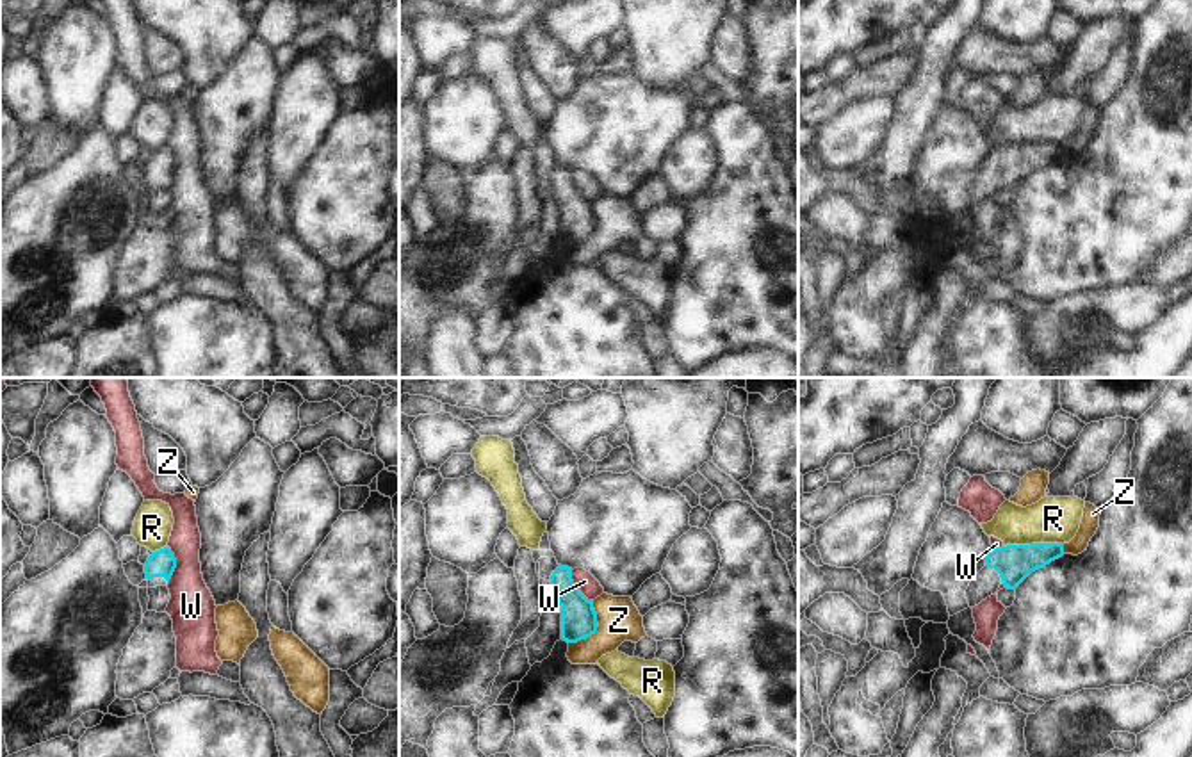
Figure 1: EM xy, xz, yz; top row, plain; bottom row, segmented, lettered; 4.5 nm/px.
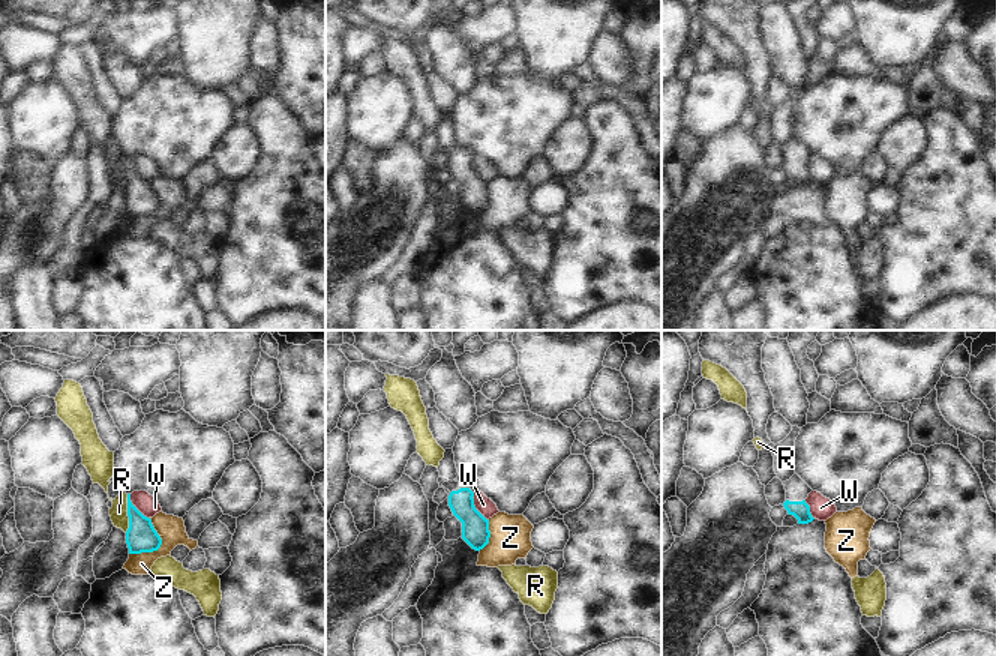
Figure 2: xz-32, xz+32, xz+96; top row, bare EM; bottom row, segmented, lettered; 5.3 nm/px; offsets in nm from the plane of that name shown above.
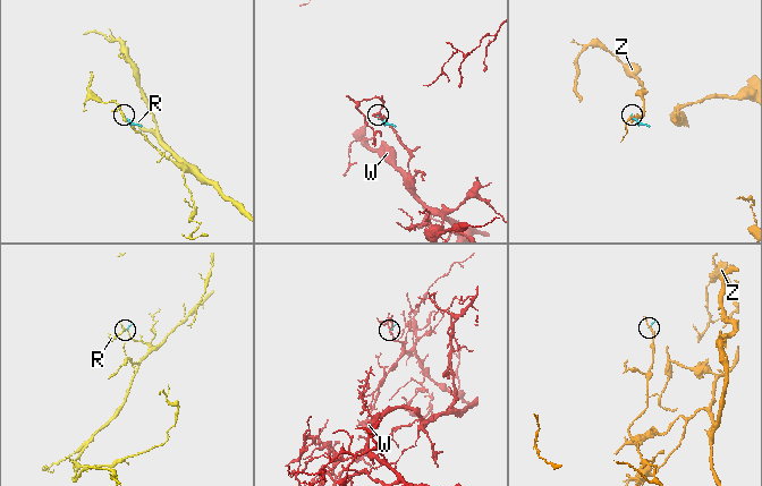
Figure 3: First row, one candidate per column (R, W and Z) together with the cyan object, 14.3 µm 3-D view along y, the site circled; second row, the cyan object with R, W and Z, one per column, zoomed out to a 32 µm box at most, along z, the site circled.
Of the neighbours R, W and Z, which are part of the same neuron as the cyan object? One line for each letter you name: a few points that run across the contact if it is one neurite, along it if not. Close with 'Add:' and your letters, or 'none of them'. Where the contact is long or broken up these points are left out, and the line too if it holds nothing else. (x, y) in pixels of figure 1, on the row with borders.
Add: none of them

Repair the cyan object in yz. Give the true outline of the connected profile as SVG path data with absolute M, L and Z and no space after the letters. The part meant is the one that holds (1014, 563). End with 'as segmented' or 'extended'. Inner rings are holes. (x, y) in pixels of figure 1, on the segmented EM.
M1062 543L1007 545L992 549L985 558L985 566L966 590L969 607L994 595L1001 582L1005 588L1016 590L1032 572L1044 568L1062 556Z; extended

